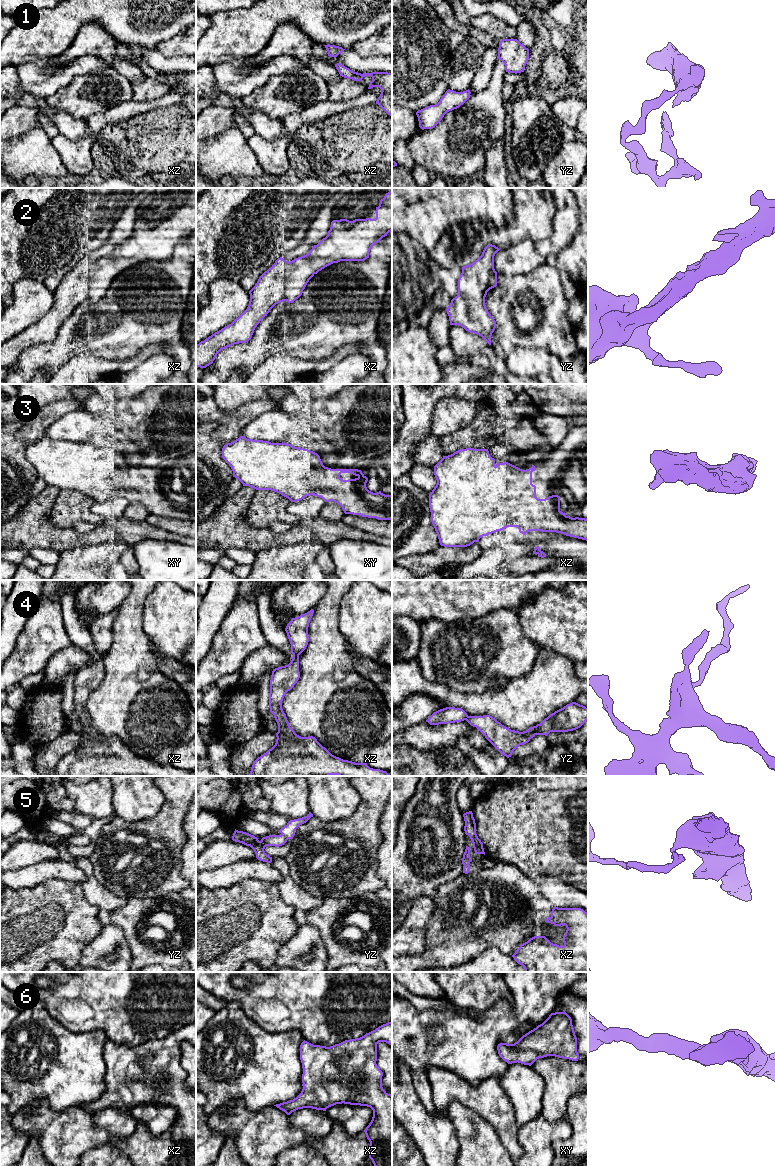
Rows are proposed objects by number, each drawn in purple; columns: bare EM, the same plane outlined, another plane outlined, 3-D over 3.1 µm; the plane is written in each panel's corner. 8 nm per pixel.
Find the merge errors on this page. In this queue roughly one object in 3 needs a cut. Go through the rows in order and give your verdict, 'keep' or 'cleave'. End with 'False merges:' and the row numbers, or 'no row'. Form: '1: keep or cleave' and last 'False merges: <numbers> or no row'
1: keep
2: keep
3: keep
4: cleave
5: cleave
6: keep
False merges: 4, 5

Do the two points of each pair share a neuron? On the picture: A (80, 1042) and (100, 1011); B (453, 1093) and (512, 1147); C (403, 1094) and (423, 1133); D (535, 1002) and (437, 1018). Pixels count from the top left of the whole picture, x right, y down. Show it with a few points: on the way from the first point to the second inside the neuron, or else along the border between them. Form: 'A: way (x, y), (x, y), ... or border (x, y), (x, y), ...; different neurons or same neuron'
A: border (64, 1025), (73, 1031), (102, 1031), (108, 1039); different neurons
B: way (471, 1096), (475, 1097), (507, 1129); same neuron
C: way (404, 1104), (419, 1123); same neuron
D: way (511, 1014), (499, 1023), (461, 1023); same neuron

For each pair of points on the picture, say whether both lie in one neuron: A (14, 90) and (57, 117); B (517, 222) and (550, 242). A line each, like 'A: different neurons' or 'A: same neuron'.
A: same neuron
B: different neurons

